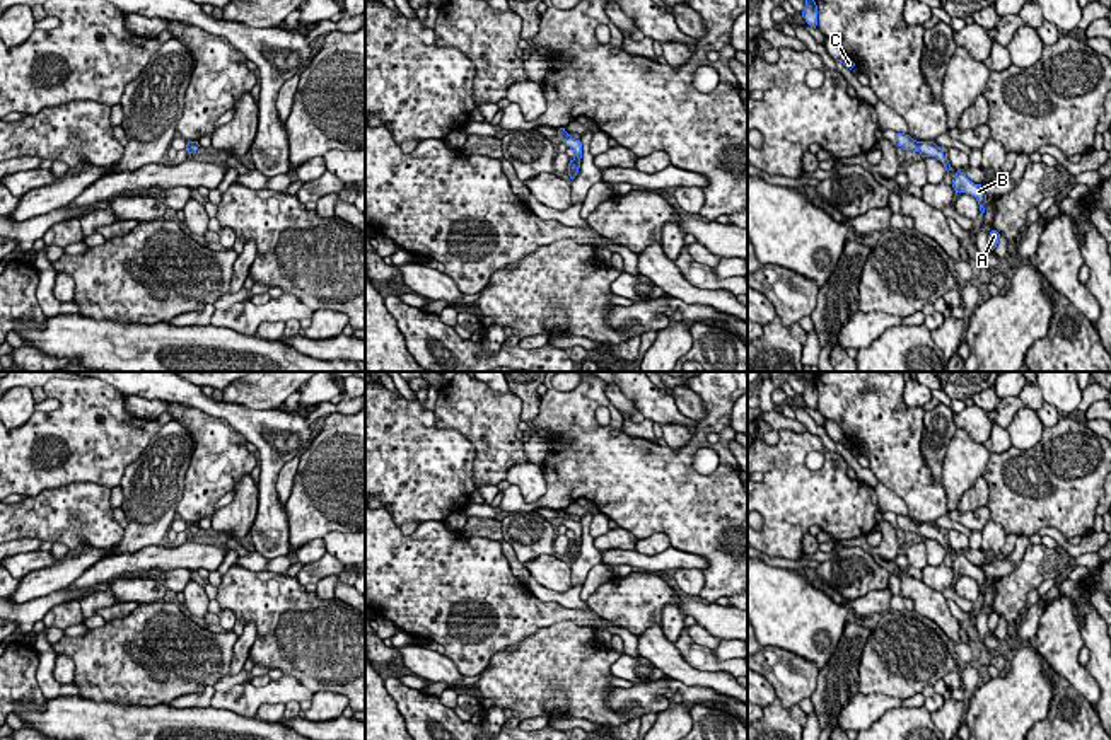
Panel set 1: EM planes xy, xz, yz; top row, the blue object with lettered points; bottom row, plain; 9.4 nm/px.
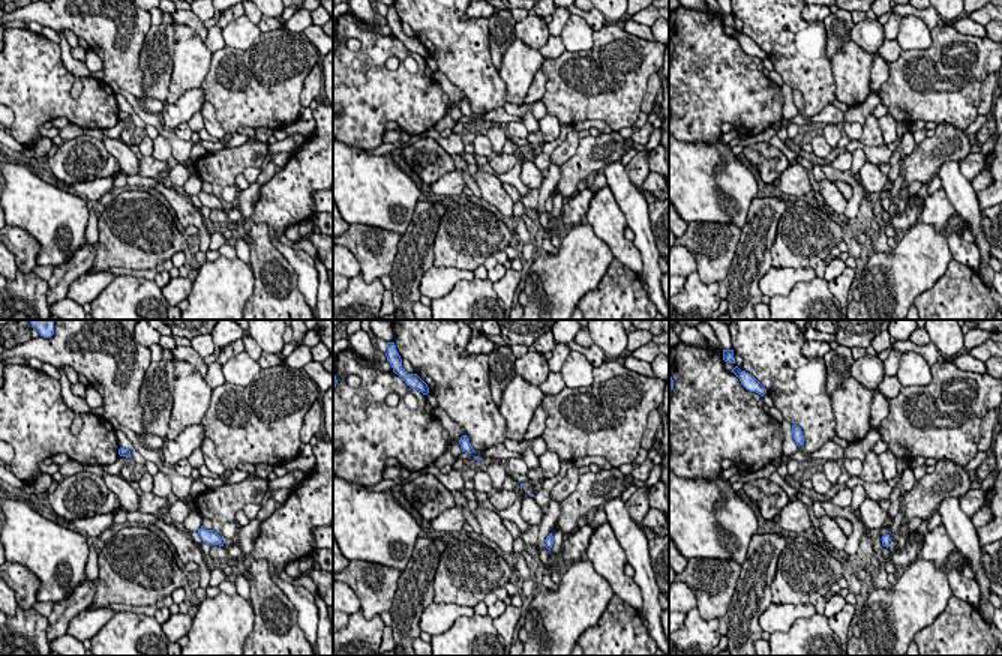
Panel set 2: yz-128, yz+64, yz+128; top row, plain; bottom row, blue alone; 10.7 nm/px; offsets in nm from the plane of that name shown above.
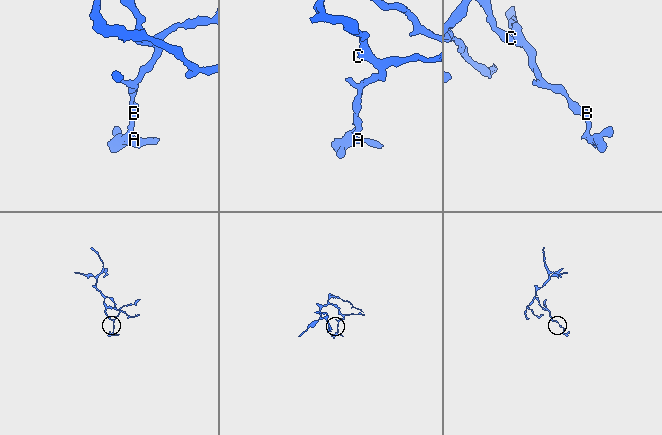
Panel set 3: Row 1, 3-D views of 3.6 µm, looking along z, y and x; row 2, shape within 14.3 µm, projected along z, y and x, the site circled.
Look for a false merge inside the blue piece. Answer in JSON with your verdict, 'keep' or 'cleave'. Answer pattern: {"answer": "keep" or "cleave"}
{"answer": "cleave"}

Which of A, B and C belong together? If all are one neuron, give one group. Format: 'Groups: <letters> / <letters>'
Groups: A B / C

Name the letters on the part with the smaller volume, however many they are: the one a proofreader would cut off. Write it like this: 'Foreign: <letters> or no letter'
Foreign: A, B

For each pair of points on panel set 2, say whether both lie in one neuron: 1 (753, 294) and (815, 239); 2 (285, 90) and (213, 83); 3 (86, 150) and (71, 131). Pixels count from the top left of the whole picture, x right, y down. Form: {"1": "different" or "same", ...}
{"1": "different", "2": "same", "3": "different"}

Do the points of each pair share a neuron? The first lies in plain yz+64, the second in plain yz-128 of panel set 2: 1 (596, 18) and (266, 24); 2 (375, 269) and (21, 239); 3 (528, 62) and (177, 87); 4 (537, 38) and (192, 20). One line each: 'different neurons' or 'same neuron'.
1: same neuron
2: same neuron
3: same neuron
4: same neuron

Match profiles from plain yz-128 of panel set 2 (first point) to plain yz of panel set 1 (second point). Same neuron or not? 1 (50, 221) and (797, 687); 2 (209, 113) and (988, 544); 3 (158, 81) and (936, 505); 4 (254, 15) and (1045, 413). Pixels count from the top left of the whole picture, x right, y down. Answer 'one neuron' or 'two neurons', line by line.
1: two neurons
2: one neuron
3: two neurons
4: two neurons

